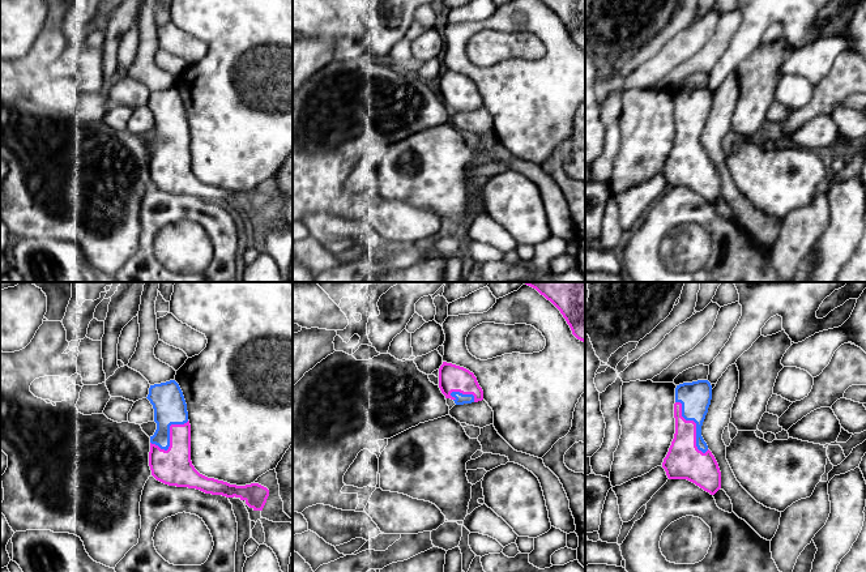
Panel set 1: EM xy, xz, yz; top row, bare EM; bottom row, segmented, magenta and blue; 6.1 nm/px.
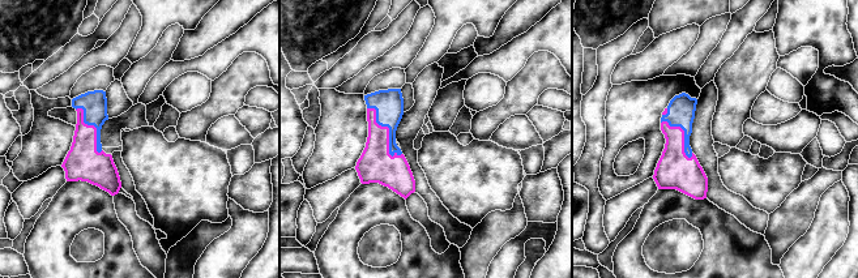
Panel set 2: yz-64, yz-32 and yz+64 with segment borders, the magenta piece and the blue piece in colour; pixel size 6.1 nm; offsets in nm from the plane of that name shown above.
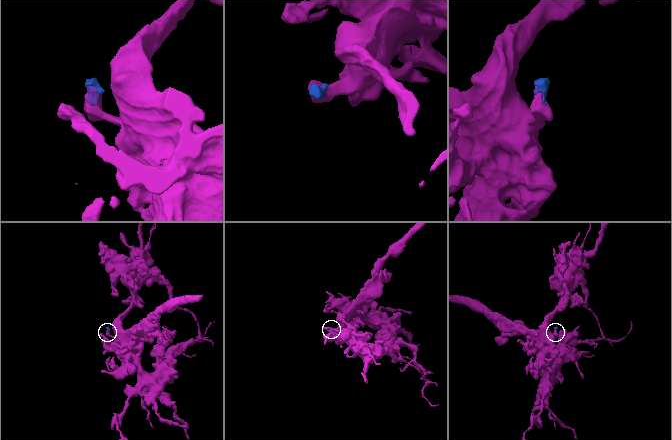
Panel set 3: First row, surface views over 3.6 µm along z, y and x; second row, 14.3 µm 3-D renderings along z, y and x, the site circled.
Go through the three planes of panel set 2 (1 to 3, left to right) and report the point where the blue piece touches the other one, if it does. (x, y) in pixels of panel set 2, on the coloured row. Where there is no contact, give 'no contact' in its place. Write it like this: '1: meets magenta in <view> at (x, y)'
1: meets magenta in yz-64 at (94, 127)
2: meets magenta in yz-32 at (388, 131)
3: meets magenta in yz+64 at (683, 133)

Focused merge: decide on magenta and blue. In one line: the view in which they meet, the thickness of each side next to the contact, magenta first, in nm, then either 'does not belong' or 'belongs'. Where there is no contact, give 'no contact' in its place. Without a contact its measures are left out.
meets magenta in yz; 220 nm thick on the magenta side, 190 nm on the other; belongs

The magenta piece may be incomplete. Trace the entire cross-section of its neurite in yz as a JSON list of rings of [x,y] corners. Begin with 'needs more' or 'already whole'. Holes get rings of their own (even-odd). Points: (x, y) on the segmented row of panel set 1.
needs more | [[[708,380],[677,385],[675,434],[662,468],[669,479],[687,479],[714,495],[721,488],[721,471],[701,436],[711,400],[712,385]]]

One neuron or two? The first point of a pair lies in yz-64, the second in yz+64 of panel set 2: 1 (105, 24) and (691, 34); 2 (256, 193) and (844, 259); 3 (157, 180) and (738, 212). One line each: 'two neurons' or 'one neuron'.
1: one neuron
2: two neurons
3: two neurons

